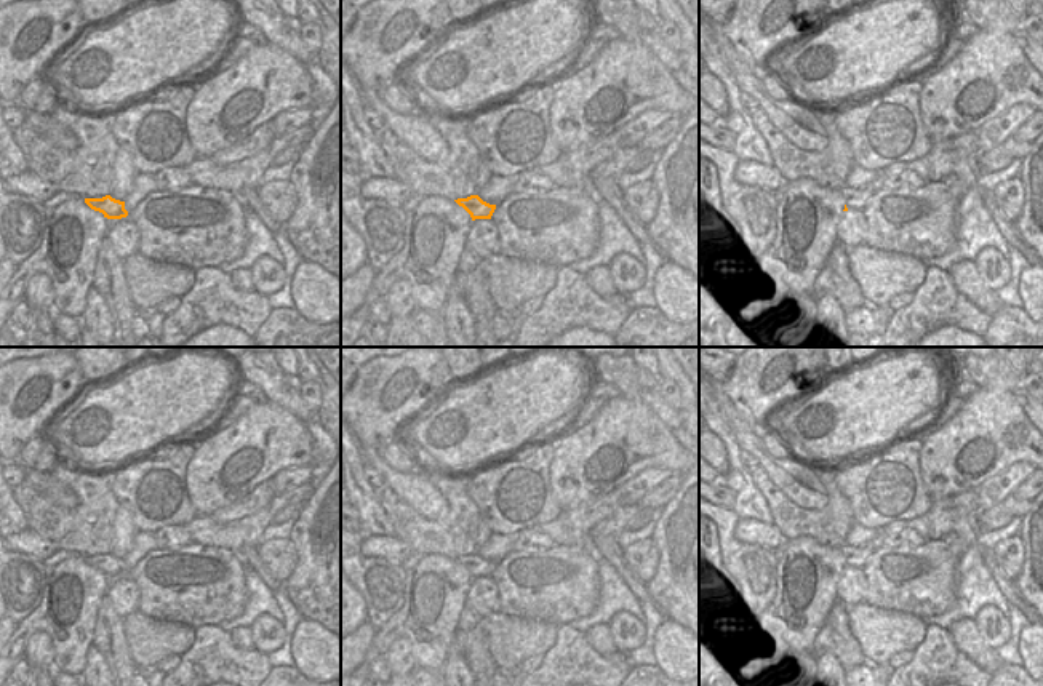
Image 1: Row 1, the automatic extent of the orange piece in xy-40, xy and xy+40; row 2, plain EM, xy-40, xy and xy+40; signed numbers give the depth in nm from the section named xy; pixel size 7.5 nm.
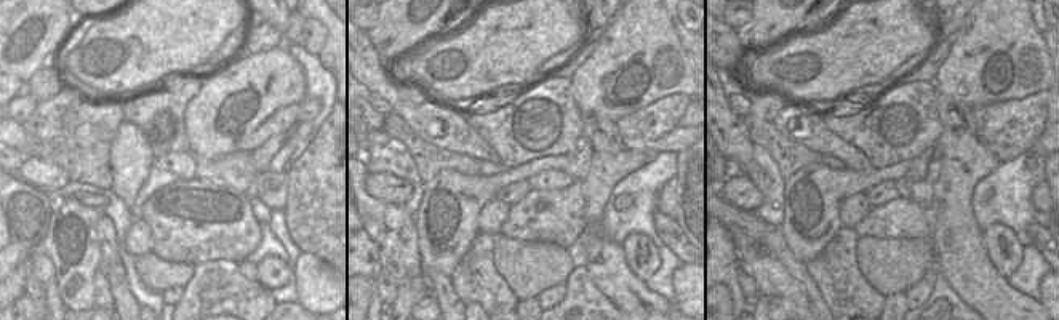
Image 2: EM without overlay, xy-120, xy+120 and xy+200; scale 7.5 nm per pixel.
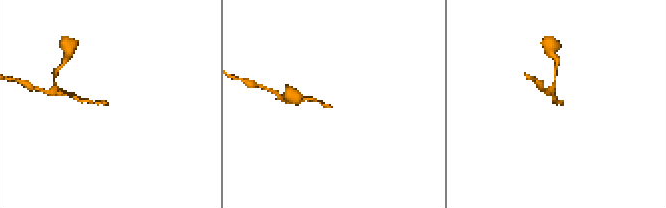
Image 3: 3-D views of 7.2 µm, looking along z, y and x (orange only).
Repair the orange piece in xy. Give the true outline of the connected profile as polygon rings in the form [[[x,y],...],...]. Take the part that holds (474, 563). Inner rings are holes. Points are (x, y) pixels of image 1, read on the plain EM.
[[[470,553],[467,556],[458,556],[454,560],[470,572],[472,579],[491,577],[496,568],[496,563],[490,563],[483,560],[478,553]]]

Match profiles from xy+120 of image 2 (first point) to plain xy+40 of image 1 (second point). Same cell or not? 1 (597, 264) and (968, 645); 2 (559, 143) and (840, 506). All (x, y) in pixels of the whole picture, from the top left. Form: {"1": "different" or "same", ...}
{"1": "same", "2": "different"}

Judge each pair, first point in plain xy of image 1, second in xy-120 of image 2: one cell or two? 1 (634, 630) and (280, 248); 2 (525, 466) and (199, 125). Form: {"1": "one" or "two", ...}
{"1": "two", "2": "two"}

